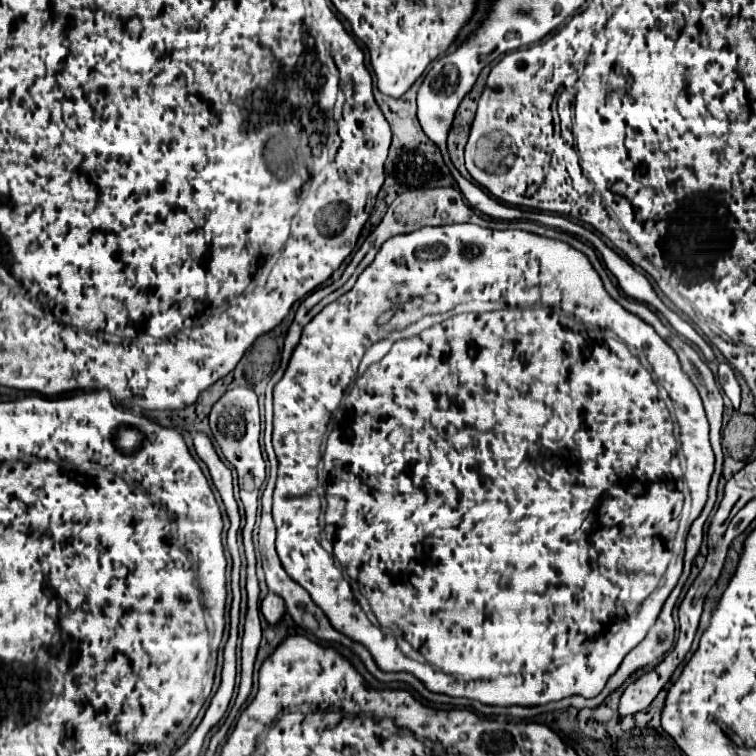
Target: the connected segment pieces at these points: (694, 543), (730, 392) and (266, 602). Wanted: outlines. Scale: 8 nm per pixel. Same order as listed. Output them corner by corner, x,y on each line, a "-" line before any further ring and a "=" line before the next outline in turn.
709,499
709,503
705,505
701,517
691,525
691,531
689,531
689,537
687,537
687,555
685,555
685,559
697,557
697,553
701,549
701,543
703,543
703,525
705,525
711,509
713,509
713,499
=
725,363
725,365
719,365
719,383
723,387
723,391
727,393
727,397
731,399
733,407
737,409
739,407
739,399
741,399
741,393
739,393
739,383
735,379
735,373
733,369
=
269,593
263,599
263,603
261,603
261,613
263,613
263,617
265,617
265,621
269,625
281,623
281,619
285,617
285,603
283,603
283,599
279,595

